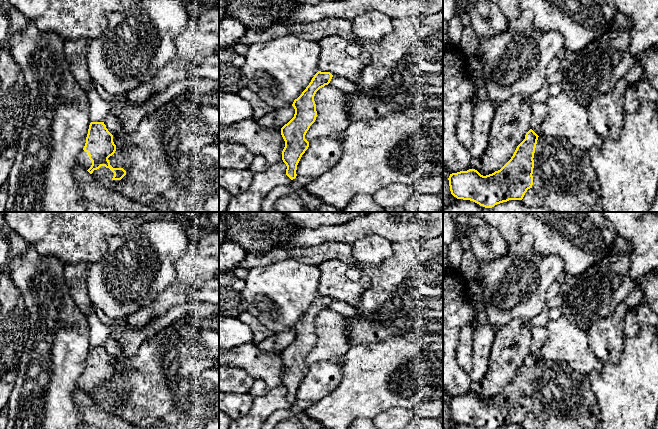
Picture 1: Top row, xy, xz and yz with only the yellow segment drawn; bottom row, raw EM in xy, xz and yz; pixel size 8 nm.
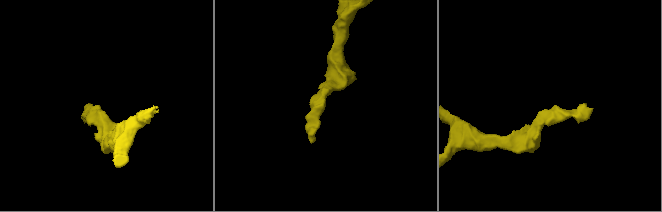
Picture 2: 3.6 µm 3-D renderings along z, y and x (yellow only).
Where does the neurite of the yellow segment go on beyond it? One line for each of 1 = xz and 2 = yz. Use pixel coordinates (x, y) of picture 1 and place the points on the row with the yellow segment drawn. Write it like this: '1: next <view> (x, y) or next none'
1: next none
2: next none

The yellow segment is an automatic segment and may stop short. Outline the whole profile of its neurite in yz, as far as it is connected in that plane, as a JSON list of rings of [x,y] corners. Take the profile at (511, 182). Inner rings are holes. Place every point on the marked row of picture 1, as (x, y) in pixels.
[[[530,129],[511,159],[498,171],[483,176],[475,169],[450,174],[451,194],[485,208],[509,200],[522,200],[533,185],[534,153],[538,135]]]

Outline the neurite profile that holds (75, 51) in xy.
[[[81,38],[78,40],[67,40],[64,44],[64,53],[66,61],[69,64],[70,71],[78,85],[86,92],[93,80],[87,67],[87,49],[91,39]]]

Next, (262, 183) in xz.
[[[282,161],[268,164],[265,171],[254,173],[250,187],[233,196],[225,212],[262,212],[262,202],[270,191],[277,186],[291,184],[286,169],[287,166]]]

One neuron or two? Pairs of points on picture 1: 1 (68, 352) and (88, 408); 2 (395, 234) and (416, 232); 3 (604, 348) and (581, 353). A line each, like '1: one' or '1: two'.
1: two
2: one
3: two

